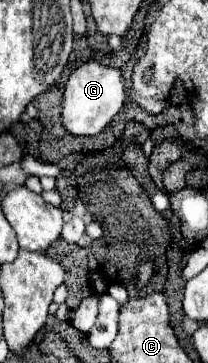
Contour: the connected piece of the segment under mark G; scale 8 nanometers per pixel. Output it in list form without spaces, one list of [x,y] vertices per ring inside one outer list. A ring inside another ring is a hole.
[[[88,61],[76,71],[72,71],[64,89],[64,109],[62,123],[72,135],[98,135],[118,111],[122,111],[126,101],[126,87],[120,69],[104,67],[96,61]]]

